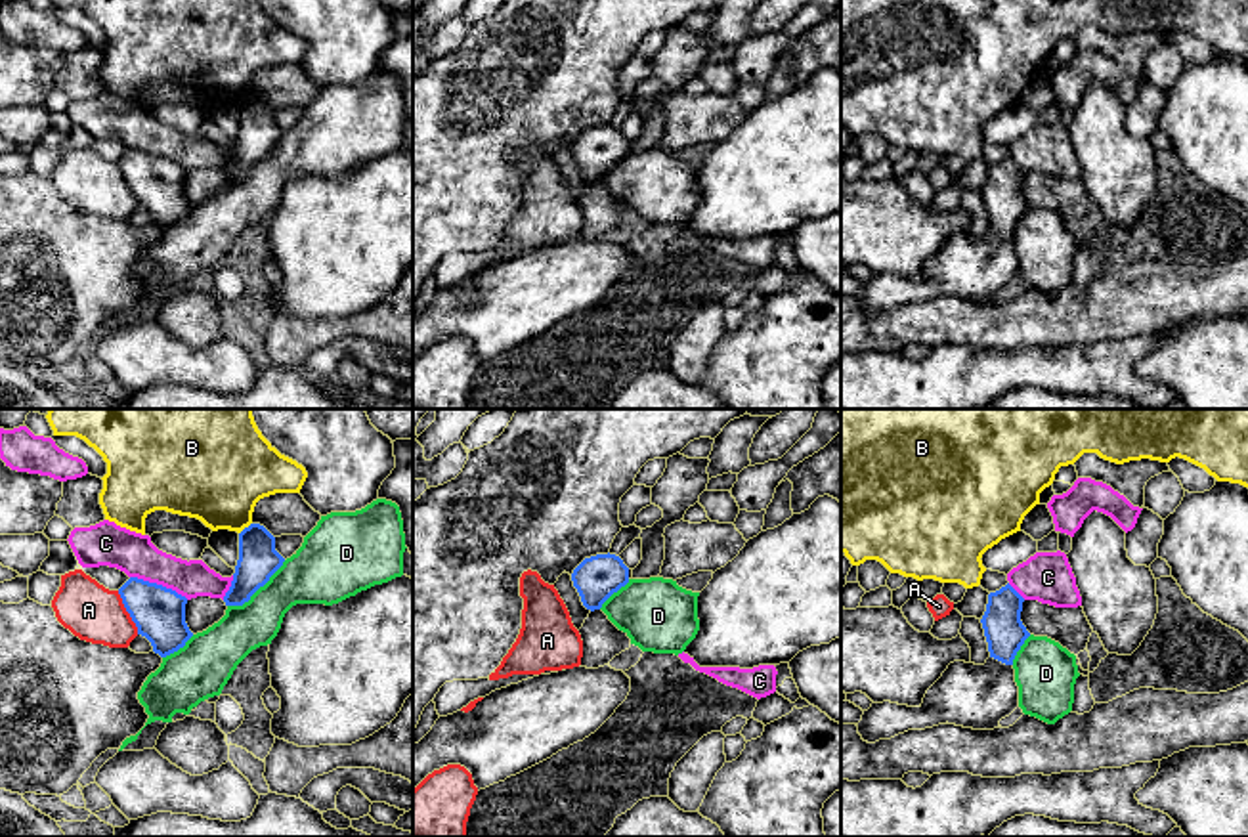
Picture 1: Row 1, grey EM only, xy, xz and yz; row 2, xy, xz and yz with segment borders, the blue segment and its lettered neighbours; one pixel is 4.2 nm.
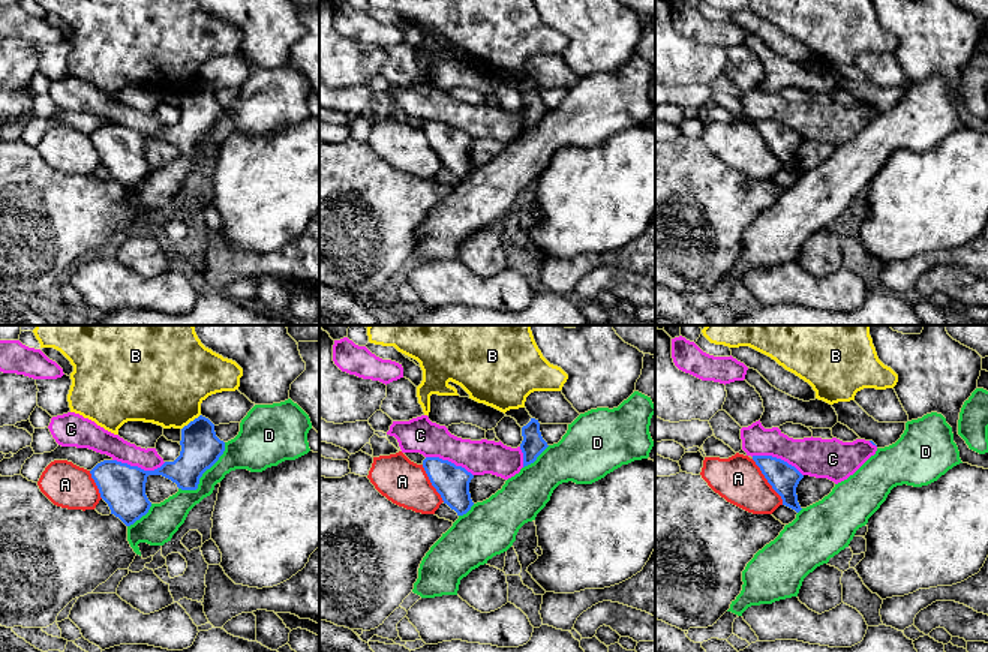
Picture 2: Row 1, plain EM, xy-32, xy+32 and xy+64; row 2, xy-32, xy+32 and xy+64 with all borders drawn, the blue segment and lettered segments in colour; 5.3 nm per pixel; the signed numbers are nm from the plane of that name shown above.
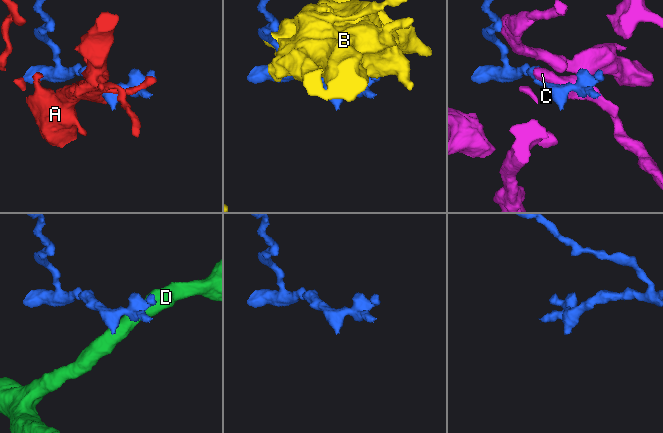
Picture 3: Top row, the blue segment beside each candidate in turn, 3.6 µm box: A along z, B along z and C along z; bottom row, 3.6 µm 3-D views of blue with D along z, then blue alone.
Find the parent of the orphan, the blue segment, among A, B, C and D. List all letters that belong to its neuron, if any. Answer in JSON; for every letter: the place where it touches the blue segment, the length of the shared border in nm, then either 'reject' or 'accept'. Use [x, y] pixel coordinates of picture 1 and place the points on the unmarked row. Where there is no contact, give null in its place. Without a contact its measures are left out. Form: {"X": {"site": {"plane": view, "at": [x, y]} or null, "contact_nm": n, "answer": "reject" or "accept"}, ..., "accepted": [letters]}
{"A": {"site": {"plane": "xy", "at": [127, 182]}, "contact_nm": 200, "answer": "reject"}, "B": {"site": {"plane": "xy", "at": [245, 100]}, "contact_nm": 80, "answer": "reject"}, "C": {"site": {"plane": "xy", "at": [159, 157]}, "contact_nm": 260, "answer": "reject"}, "D": {"site": {"plane": "xy", "at": [257, 161]}, "contact_nm": 320, "answer": "reject"}, "accepted": []}

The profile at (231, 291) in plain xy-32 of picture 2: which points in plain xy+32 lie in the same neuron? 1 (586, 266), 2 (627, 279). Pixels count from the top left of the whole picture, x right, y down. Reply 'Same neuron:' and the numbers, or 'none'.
Same neuron: 2

